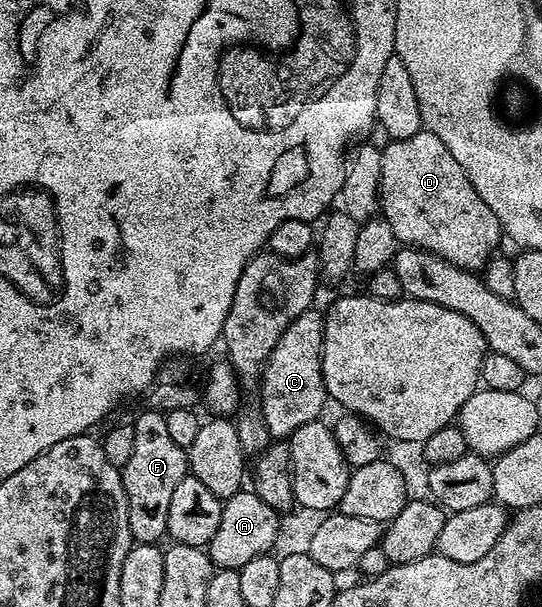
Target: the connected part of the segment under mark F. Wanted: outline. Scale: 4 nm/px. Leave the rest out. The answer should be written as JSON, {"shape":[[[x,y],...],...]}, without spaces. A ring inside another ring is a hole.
{"shape":[[[159,411],[150,412],[134,418],[133,456],[121,470],[125,499],[129,507],[129,531],[132,538],[141,545],[153,545],[167,537],[169,502],[173,500],[173,490],[189,473],[187,451],[173,443],[166,416]]]}

